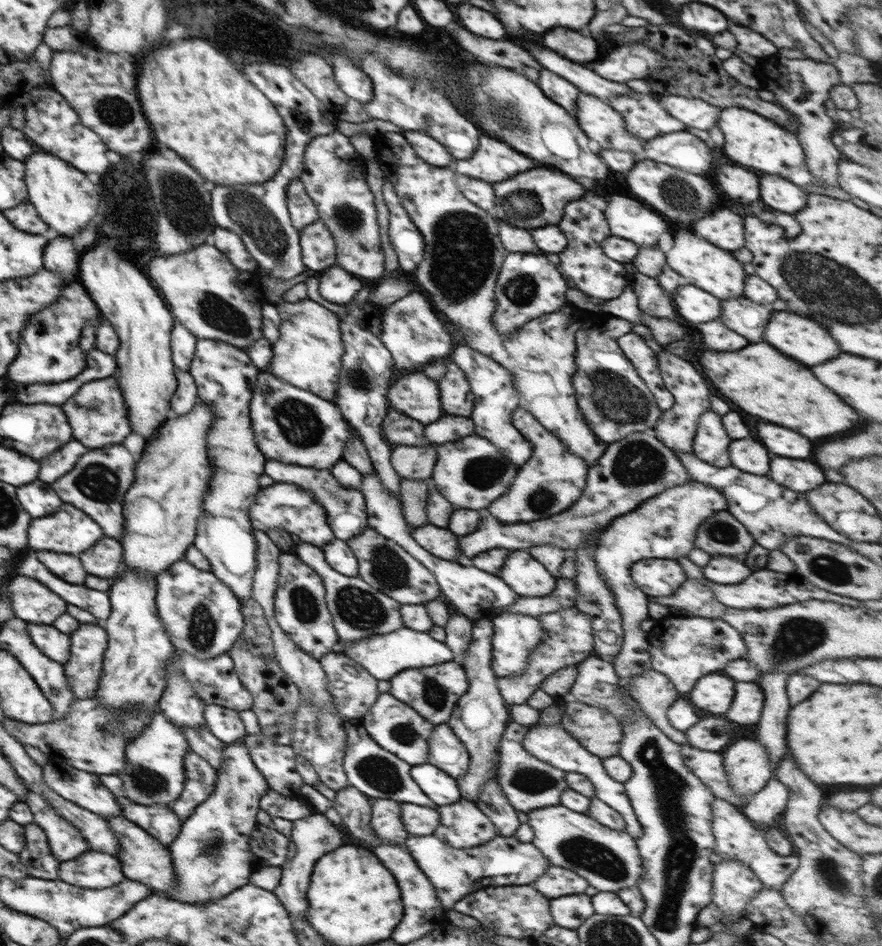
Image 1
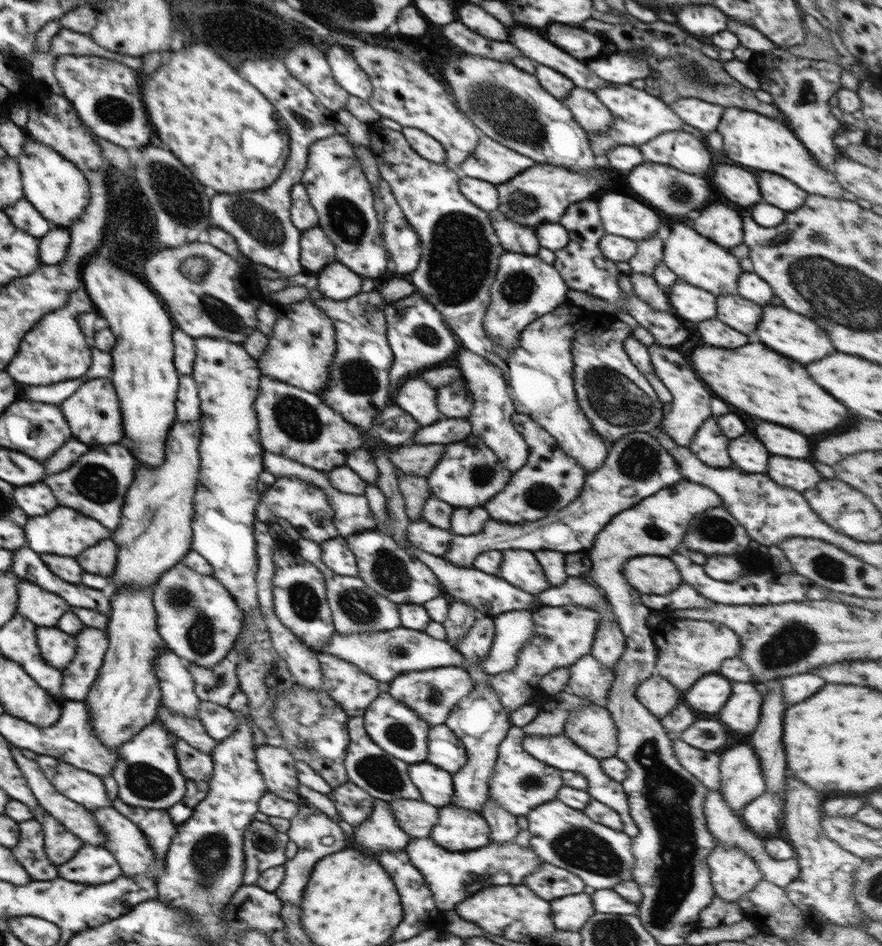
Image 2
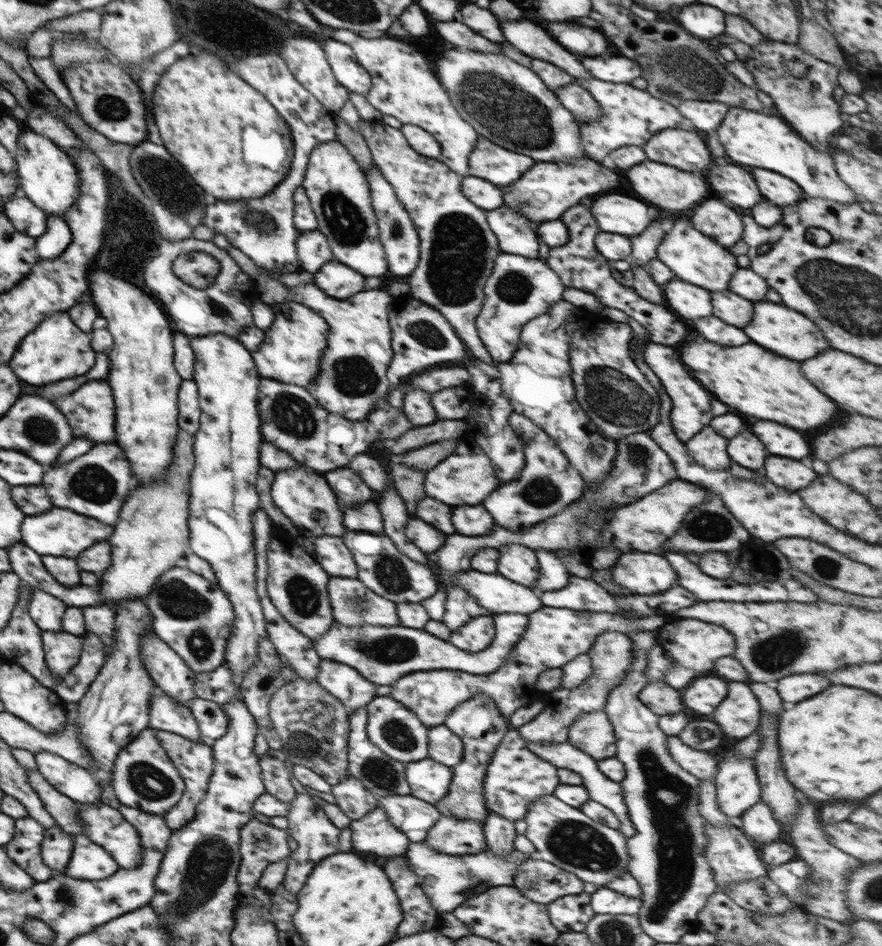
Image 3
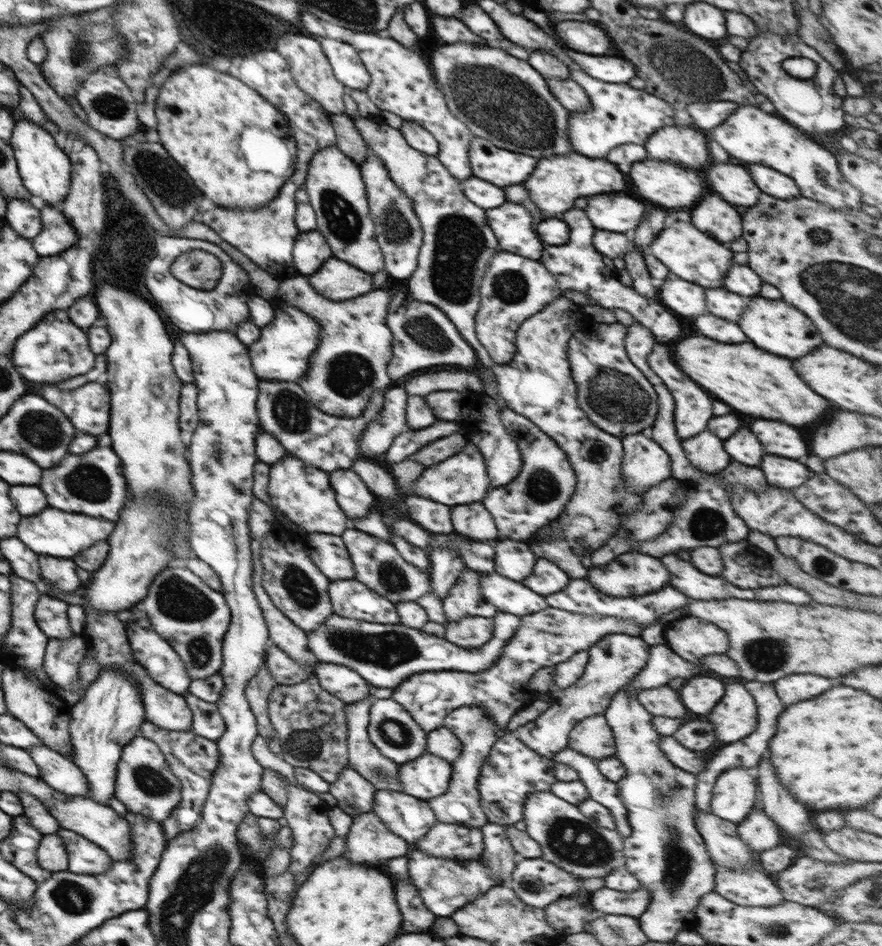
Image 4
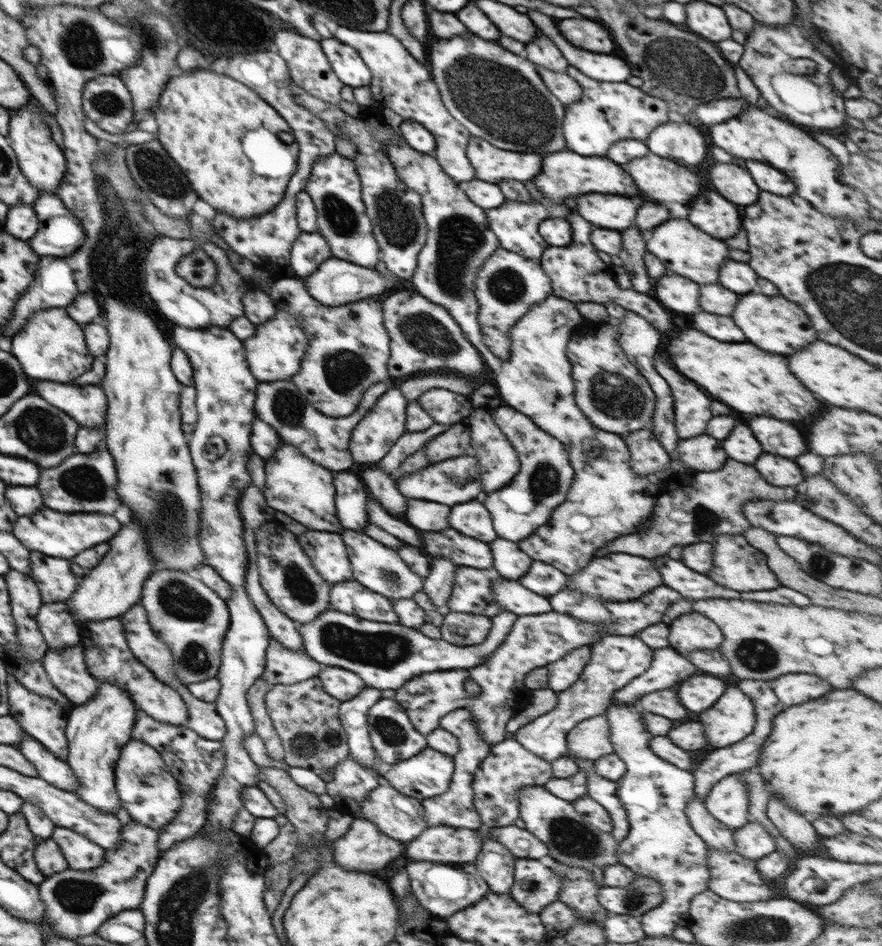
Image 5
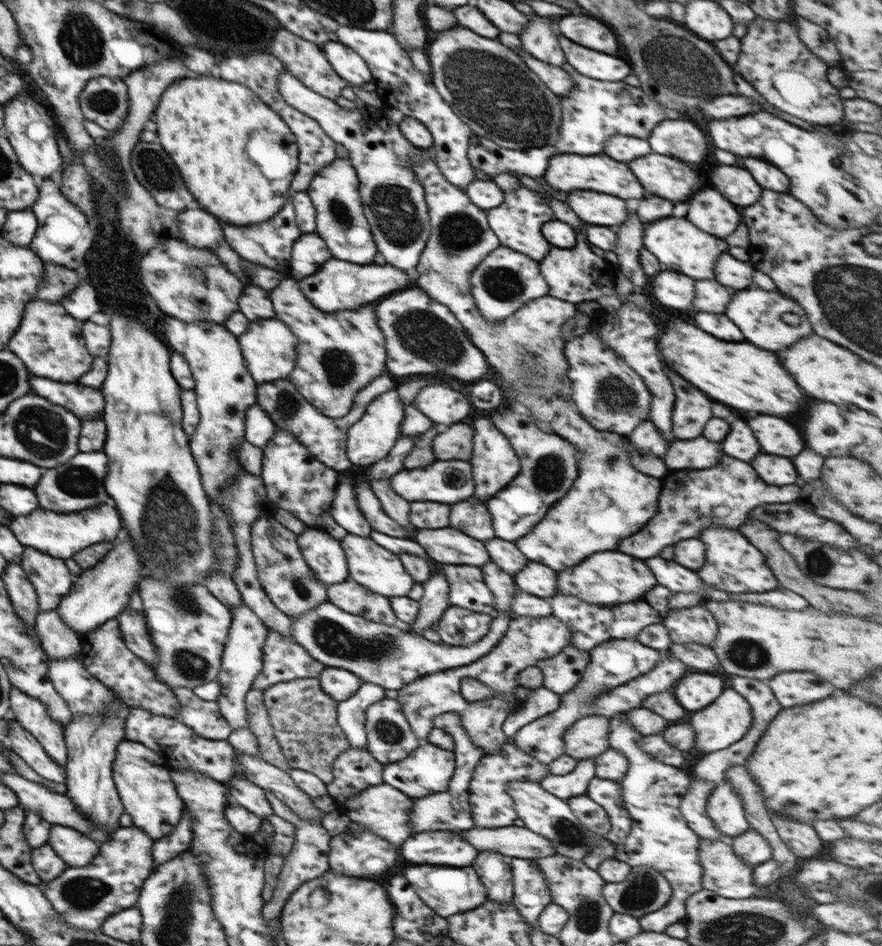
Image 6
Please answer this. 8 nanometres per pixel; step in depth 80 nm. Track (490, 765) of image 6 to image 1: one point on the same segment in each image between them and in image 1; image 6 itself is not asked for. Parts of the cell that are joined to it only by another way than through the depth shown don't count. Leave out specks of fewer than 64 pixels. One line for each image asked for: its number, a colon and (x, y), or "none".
1: (528, 783)
2: (519, 783)
3: (516, 777)
4: (512, 771)
5: (509, 767)

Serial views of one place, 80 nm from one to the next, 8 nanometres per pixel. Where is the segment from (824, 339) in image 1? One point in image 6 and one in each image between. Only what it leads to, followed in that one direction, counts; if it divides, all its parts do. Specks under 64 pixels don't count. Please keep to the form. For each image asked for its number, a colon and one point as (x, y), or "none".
2: (792, 335)
3: (785, 332)
4: (773, 325)
5: (775, 324)
6: (758, 313)

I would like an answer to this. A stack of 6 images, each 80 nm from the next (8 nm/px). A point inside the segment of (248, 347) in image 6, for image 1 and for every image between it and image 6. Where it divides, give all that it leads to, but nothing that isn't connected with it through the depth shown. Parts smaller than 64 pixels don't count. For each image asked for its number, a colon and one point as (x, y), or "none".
1: (308, 354)
2: (301, 348)
3: (293, 347)
4: (283, 351)
5: (275, 353)

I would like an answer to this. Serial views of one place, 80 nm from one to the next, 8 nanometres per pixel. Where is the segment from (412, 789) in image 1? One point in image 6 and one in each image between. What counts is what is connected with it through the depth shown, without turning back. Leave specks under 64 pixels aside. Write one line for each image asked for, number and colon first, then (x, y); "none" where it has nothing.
2: (382, 776)
3: (383, 776)
4: (364, 757)
5: (353, 713)
6: (351, 715)

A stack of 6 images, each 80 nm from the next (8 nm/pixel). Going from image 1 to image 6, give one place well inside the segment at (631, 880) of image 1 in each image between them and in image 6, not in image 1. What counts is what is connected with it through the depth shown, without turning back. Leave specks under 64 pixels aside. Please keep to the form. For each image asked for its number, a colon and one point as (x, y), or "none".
2: (601, 857)
3: (563, 835)
4: (577, 845)
5: (570, 840)
6: (543, 813)

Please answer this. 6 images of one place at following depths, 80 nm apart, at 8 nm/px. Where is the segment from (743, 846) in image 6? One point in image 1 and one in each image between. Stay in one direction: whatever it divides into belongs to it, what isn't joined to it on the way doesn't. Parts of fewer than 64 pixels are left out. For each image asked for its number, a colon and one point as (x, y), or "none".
1: (763, 807)
2: (759, 815)
3: (758, 824)
4: (757, 831)
5: (752, 842)

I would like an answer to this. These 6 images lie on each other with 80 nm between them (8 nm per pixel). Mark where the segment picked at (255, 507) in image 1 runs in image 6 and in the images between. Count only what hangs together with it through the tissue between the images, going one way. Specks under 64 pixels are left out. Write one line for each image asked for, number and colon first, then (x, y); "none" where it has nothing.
2: (304, 504)
3: (303, 495)
4: (302, 493)
5: (305, 491)
6: (305, 488)

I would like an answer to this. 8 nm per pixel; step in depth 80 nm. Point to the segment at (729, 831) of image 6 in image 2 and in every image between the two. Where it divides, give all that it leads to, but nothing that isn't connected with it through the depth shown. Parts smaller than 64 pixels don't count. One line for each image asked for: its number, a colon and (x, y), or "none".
2: (742, 781)
3: (737, 784)
4: (735, 792)
5: (728, 800)

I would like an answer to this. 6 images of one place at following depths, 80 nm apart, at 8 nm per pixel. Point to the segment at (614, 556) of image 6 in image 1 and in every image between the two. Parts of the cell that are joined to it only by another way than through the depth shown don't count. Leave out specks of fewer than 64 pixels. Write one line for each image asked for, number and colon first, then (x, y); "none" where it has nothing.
1: (655, 577)
2: (648, 574)
3: (638, 573)
4: (634, 574)
5: (628, 577)

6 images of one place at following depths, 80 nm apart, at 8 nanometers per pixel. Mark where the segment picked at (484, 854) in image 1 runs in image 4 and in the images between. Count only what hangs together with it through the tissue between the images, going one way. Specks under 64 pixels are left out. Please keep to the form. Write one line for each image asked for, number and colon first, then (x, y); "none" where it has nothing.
2: (452, 876)
3: (454, 879)
4: (445, 886)

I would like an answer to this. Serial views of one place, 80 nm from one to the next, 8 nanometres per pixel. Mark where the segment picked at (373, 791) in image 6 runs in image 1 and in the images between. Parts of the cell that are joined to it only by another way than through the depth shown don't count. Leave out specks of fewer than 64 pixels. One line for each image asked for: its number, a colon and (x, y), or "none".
1: (418, 820)
2: (416, 818)
3: (412, 816)
4: (410, 818)
5: (401, 817)

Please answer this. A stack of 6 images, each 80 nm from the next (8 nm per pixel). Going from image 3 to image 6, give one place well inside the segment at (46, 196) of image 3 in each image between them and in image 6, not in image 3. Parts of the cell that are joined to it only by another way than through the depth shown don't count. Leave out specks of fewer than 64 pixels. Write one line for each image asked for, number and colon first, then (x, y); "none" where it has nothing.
4: (45, 169)
5: (43, 163)
6: (27, 126)

